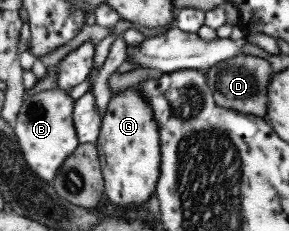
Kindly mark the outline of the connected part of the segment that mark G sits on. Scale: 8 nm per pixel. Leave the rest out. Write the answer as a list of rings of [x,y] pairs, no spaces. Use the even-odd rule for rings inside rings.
[[[129,87],[112,95],[101,118],[97,152],[105,182],[104,196],[117,207],[128,210],[146,206],[158,184],[161,149],[153,110],[138,87]]]

